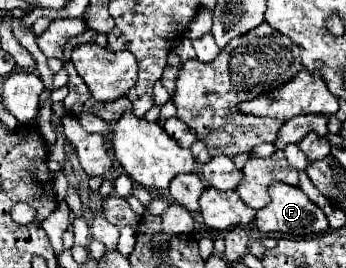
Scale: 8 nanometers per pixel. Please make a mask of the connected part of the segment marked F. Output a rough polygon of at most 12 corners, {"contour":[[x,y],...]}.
{"contour":[[269,186],[257,210],[261,232],[293,238],[329,230],[327,216],[301,188]]}

